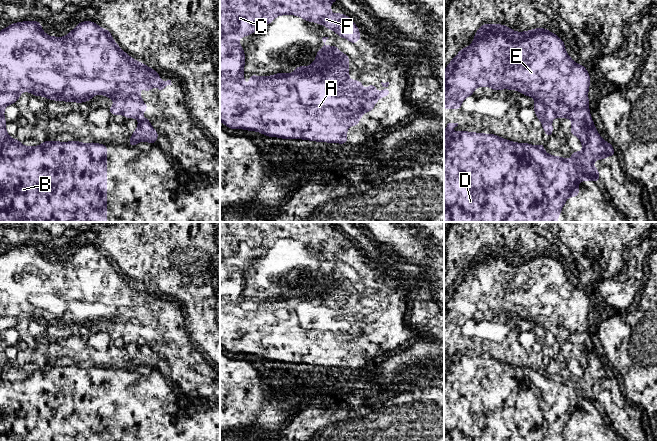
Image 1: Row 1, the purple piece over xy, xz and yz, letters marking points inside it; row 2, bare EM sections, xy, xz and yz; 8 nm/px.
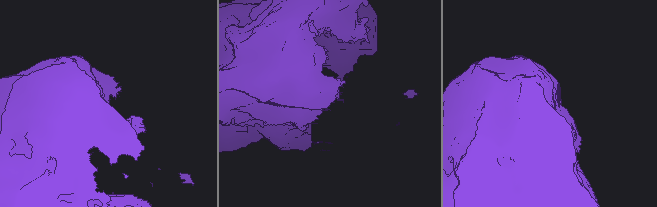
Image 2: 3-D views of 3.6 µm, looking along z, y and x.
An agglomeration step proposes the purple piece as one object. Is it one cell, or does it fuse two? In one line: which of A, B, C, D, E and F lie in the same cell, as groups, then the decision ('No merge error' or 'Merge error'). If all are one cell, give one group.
Groups: A B C D E F. No merge error

